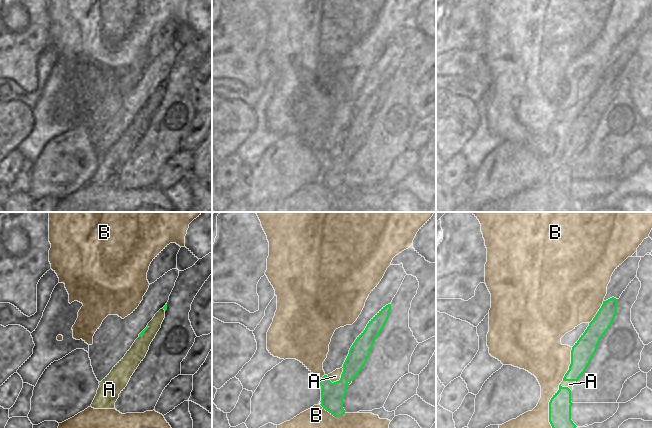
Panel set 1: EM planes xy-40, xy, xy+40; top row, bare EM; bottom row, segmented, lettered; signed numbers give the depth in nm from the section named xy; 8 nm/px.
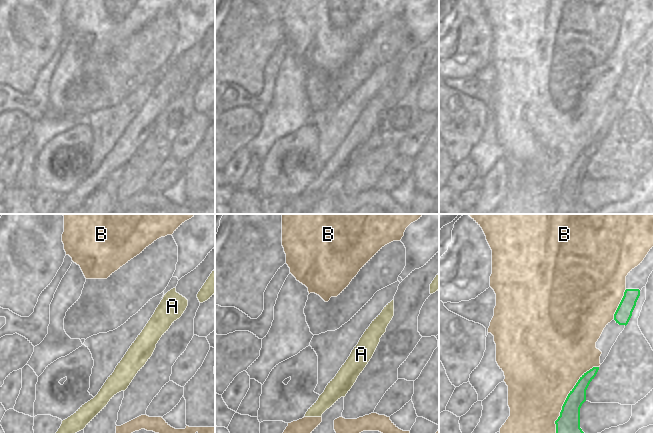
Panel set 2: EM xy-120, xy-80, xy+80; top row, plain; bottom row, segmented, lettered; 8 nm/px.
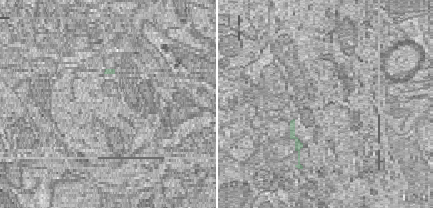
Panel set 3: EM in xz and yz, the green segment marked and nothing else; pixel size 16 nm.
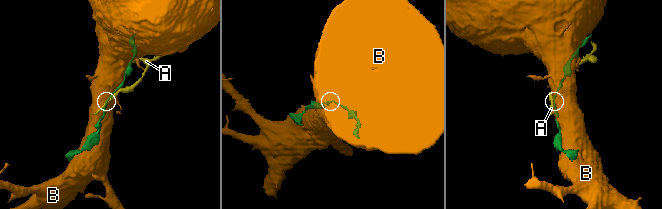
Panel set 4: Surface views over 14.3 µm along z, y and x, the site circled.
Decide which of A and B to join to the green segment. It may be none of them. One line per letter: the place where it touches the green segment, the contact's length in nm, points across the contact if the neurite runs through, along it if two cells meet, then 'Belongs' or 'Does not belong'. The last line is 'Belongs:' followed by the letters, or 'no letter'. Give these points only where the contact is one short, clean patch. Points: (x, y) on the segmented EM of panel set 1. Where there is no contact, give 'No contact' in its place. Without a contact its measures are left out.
A: Touches green at xy (341, 377). Shared border 160 nm. Does not belong
B: Touches green at xy+40 (549, 406). Shared border 360 nm. Does not belong
Belongs: no letter

